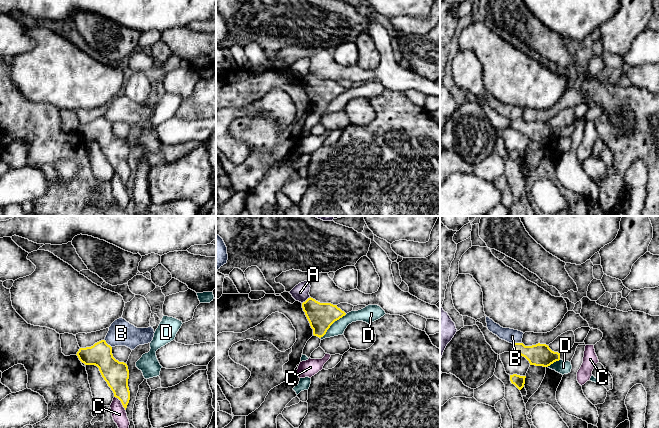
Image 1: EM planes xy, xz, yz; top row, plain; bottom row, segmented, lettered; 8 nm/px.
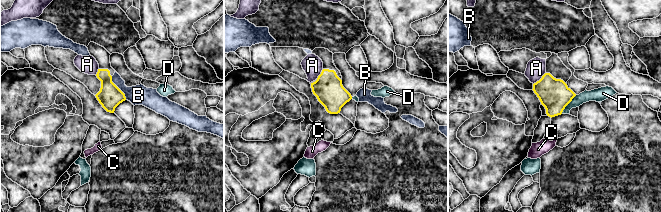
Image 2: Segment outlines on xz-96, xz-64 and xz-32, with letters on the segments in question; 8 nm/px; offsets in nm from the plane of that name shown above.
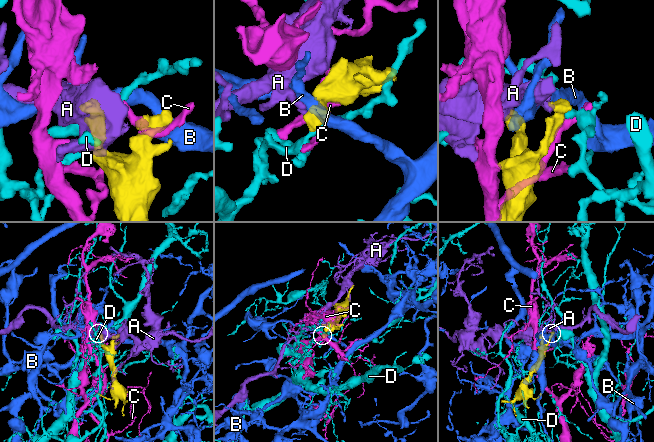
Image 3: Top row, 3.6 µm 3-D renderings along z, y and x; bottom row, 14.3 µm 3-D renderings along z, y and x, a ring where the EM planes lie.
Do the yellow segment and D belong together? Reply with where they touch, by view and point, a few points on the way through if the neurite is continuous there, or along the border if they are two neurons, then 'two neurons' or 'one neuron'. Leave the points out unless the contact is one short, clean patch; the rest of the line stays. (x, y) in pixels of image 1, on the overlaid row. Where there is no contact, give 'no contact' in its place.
xz (332, 323) | along xz (346, 314), (337, 319), (320, 338) | two neurons

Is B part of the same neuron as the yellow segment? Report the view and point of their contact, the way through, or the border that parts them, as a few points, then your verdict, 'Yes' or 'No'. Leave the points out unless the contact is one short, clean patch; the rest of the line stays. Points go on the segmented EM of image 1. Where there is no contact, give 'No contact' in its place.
Touches yellow at xy (106, 343). Boundary: xy (104, 339), (111, 347). No

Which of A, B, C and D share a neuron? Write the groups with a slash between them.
A / B / C / D

